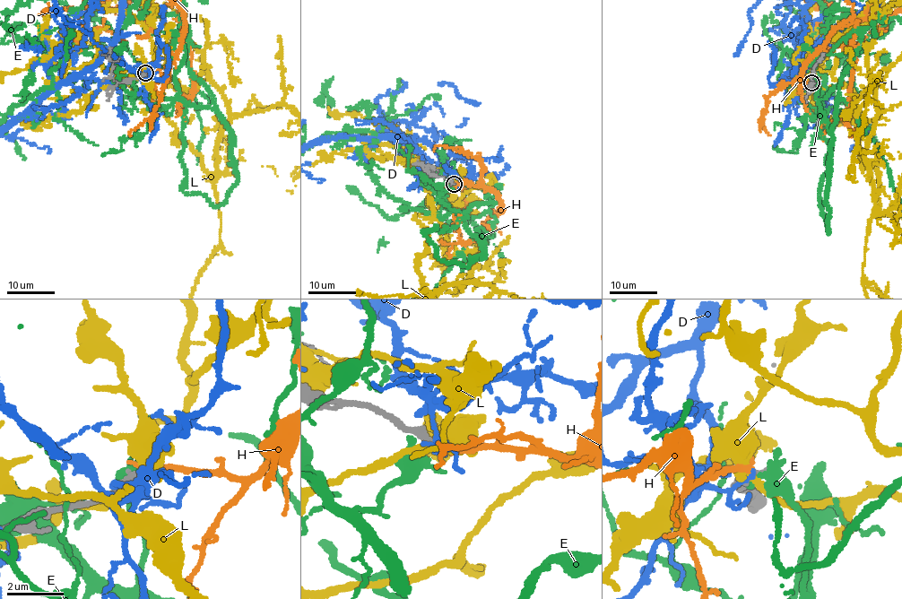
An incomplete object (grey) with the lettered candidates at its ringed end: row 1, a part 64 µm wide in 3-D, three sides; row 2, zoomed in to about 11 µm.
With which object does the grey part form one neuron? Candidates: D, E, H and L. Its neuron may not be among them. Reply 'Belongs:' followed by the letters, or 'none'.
Belongs: H

